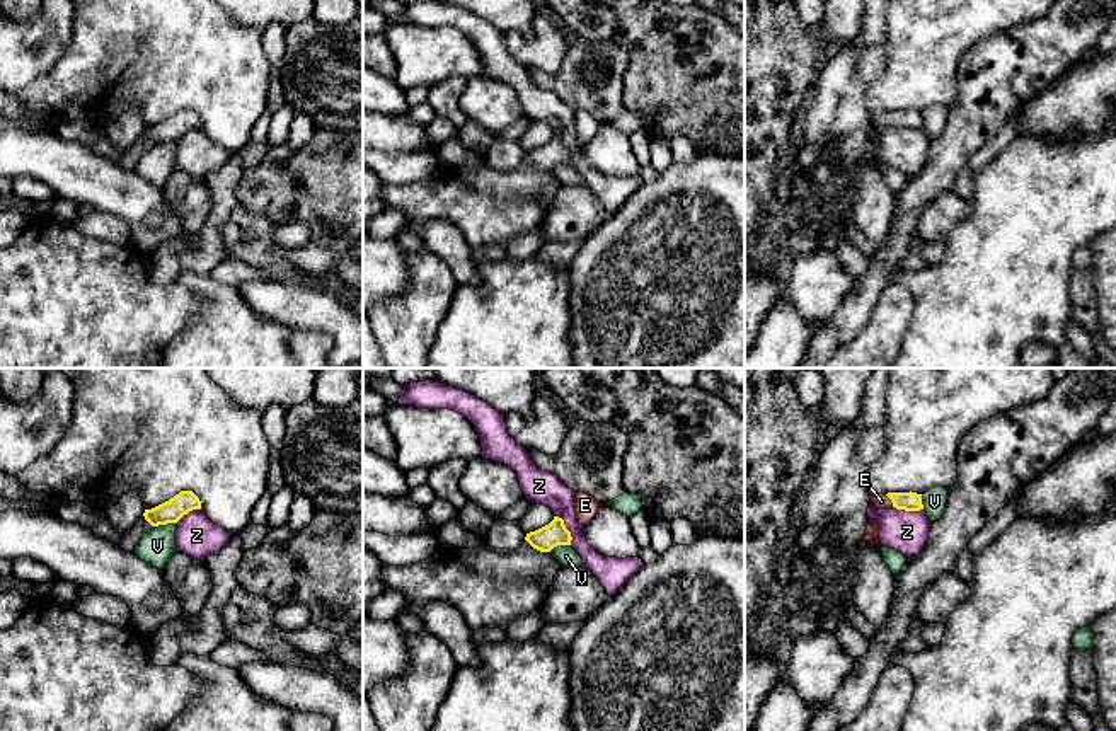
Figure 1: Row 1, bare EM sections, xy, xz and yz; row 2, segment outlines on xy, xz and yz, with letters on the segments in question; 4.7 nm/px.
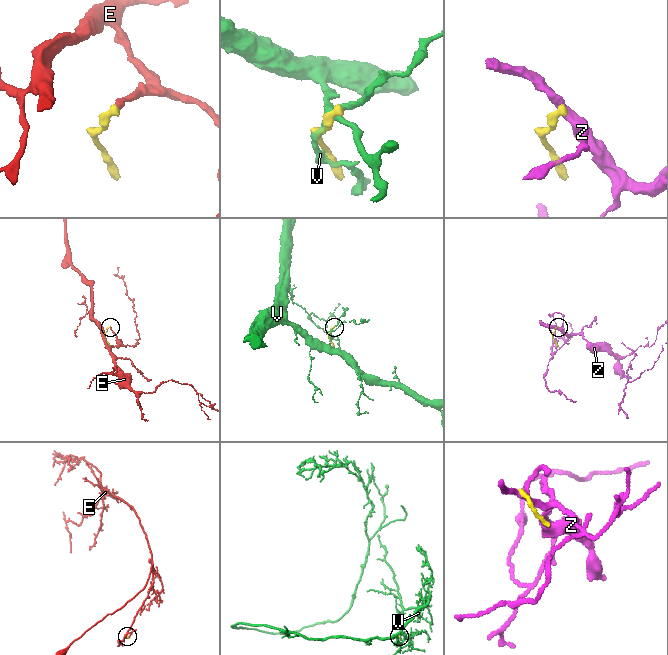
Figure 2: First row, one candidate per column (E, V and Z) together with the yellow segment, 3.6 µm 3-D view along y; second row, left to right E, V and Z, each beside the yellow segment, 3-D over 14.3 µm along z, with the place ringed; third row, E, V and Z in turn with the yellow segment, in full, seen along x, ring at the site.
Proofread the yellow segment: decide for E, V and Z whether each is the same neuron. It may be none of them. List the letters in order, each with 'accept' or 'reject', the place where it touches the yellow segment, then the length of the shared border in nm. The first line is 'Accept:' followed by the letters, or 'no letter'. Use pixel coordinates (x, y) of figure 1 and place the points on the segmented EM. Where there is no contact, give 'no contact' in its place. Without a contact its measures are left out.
Accept: E
E: accept | yz (891, 501) | 90 nm
V: reject | xy (164, 523) | 110 nm
Z: reject | xz (566, 529) | 160 nm

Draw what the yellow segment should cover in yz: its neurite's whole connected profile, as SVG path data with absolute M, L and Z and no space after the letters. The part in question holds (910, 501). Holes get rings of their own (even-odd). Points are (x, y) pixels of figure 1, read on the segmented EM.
M888 492L871 496L871 503L877 509L905 509L905 511L920 511L923 509L922 494L917 492Z

